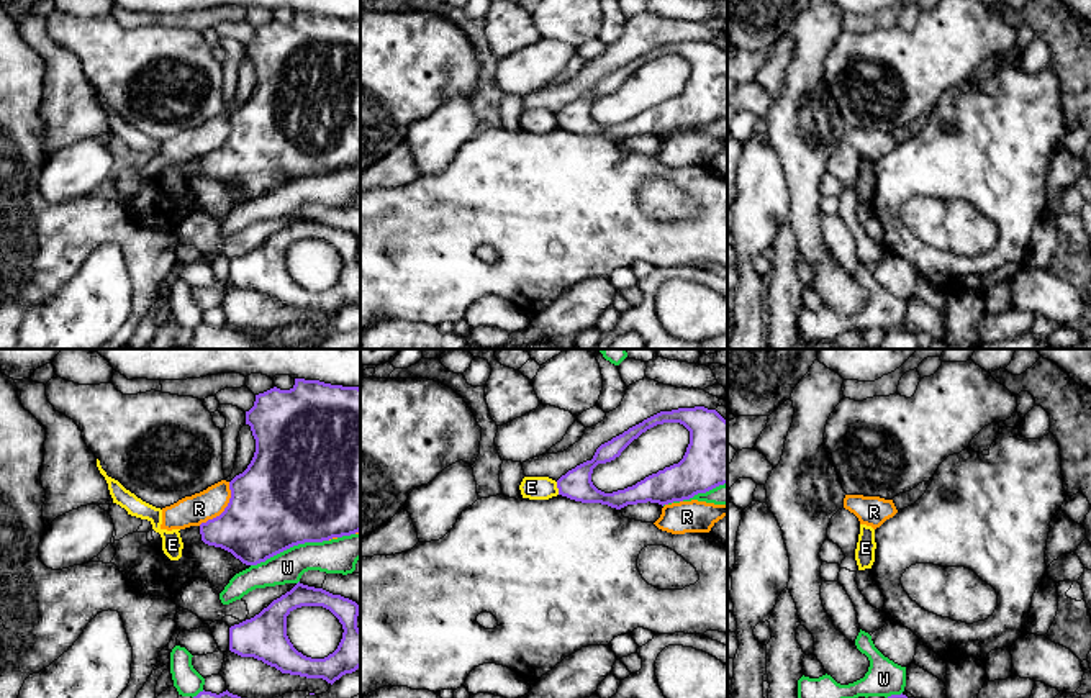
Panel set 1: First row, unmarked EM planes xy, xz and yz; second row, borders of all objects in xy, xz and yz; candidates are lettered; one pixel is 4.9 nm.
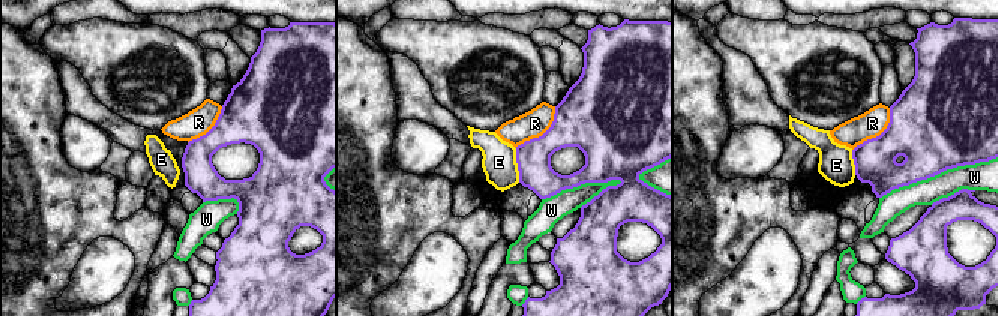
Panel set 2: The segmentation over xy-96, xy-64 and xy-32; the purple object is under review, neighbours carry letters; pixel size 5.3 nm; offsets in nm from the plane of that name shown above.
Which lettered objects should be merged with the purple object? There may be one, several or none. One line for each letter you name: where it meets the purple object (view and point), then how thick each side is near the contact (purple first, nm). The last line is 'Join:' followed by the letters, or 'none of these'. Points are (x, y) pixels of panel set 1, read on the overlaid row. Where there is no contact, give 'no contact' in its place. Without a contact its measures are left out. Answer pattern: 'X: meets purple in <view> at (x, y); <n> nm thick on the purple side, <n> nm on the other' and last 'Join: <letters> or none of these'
Join: none of these

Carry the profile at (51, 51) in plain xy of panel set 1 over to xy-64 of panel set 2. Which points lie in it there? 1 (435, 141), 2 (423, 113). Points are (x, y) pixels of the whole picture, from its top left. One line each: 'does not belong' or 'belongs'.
1: does not belong
2: belongs

